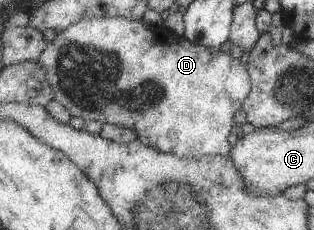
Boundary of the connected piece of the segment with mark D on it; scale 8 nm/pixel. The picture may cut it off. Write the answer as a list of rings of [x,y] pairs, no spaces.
[[[125,17],[84,18],[67,30],[58,33],[55,39],[49,42],[49,46],[38,60],[43,68],[46,68],[50,85],[55,89],[55,101],[69,107],[72,116],[78,116],[84,121],[98,120],[99,122],[129,127],[135,130],[138,138],[146,145],[158,148],[163,152],[173,153],[180,157],[201,158],[207,155],[229,155],[233,148],[229,144],[231,128],[233,128],[233,116],[243,108],[244,102],[249,98],[253,89],[253,82],[248,70],[248,65],[243,64],[239,58],[233,58],[231,54],[223,52],[220,48],[211,49],[191,42],[190,38],[173,33],[167,26],[147,25],[147,22],[131,20]]]

